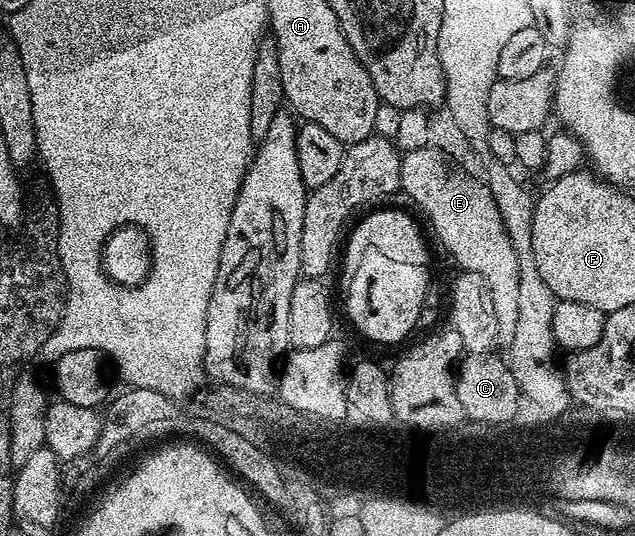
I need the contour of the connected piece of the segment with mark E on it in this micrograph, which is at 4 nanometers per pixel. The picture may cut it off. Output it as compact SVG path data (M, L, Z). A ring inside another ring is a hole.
M433 147L415 149L404 153L400 159L400 189L408 192L418 204L424 208L432 229L444 249L460 264L461 270L477 273L486 279L490 287L490 299L494 299L494 316L498 319L499 340L511 342L514 335L514 323L518 323L518 277L520 260L510 241L510 235L502 221L502 215L490 195L487 184L483 180L475 181L472 177L463 177L460 173L451 173L444 157Z

